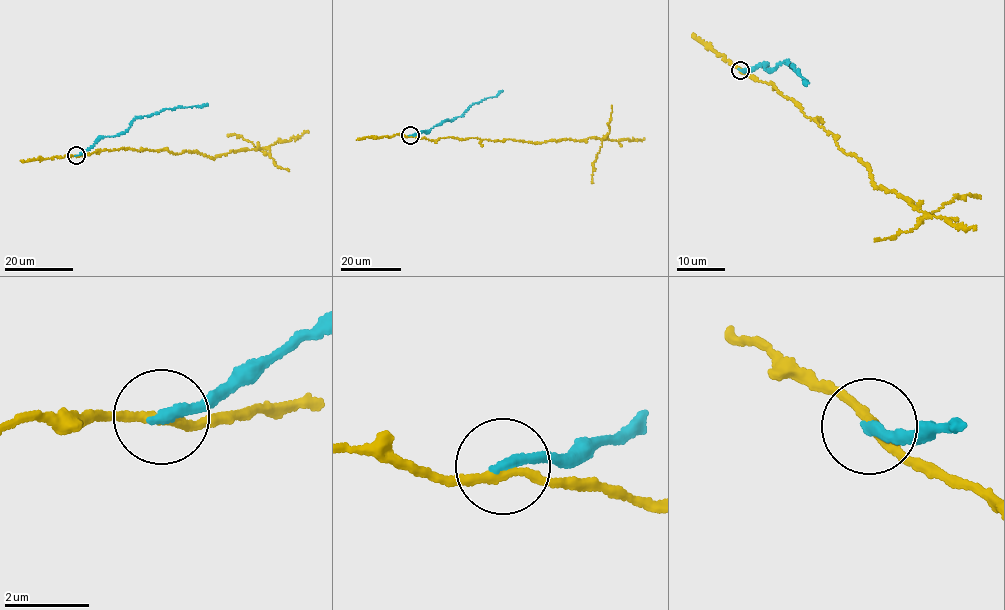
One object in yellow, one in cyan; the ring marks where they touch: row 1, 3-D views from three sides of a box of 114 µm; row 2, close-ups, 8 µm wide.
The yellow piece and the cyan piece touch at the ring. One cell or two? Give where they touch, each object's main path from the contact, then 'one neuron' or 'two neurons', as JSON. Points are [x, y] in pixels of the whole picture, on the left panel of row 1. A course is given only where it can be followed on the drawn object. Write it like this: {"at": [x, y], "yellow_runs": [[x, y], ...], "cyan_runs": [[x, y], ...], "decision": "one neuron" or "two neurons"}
{"at": [76, 155], "yellow_runs": [[76, 155], [122, 147], [196, 150], [213, 158], [265, 147], [269, 154], [241, 136], [228, 135]], "cyan_runs": [[76, 155], [100, 139], [126, 132], [135, 118], [164, 109], [208, 105]], "decision": "two neurons"}

